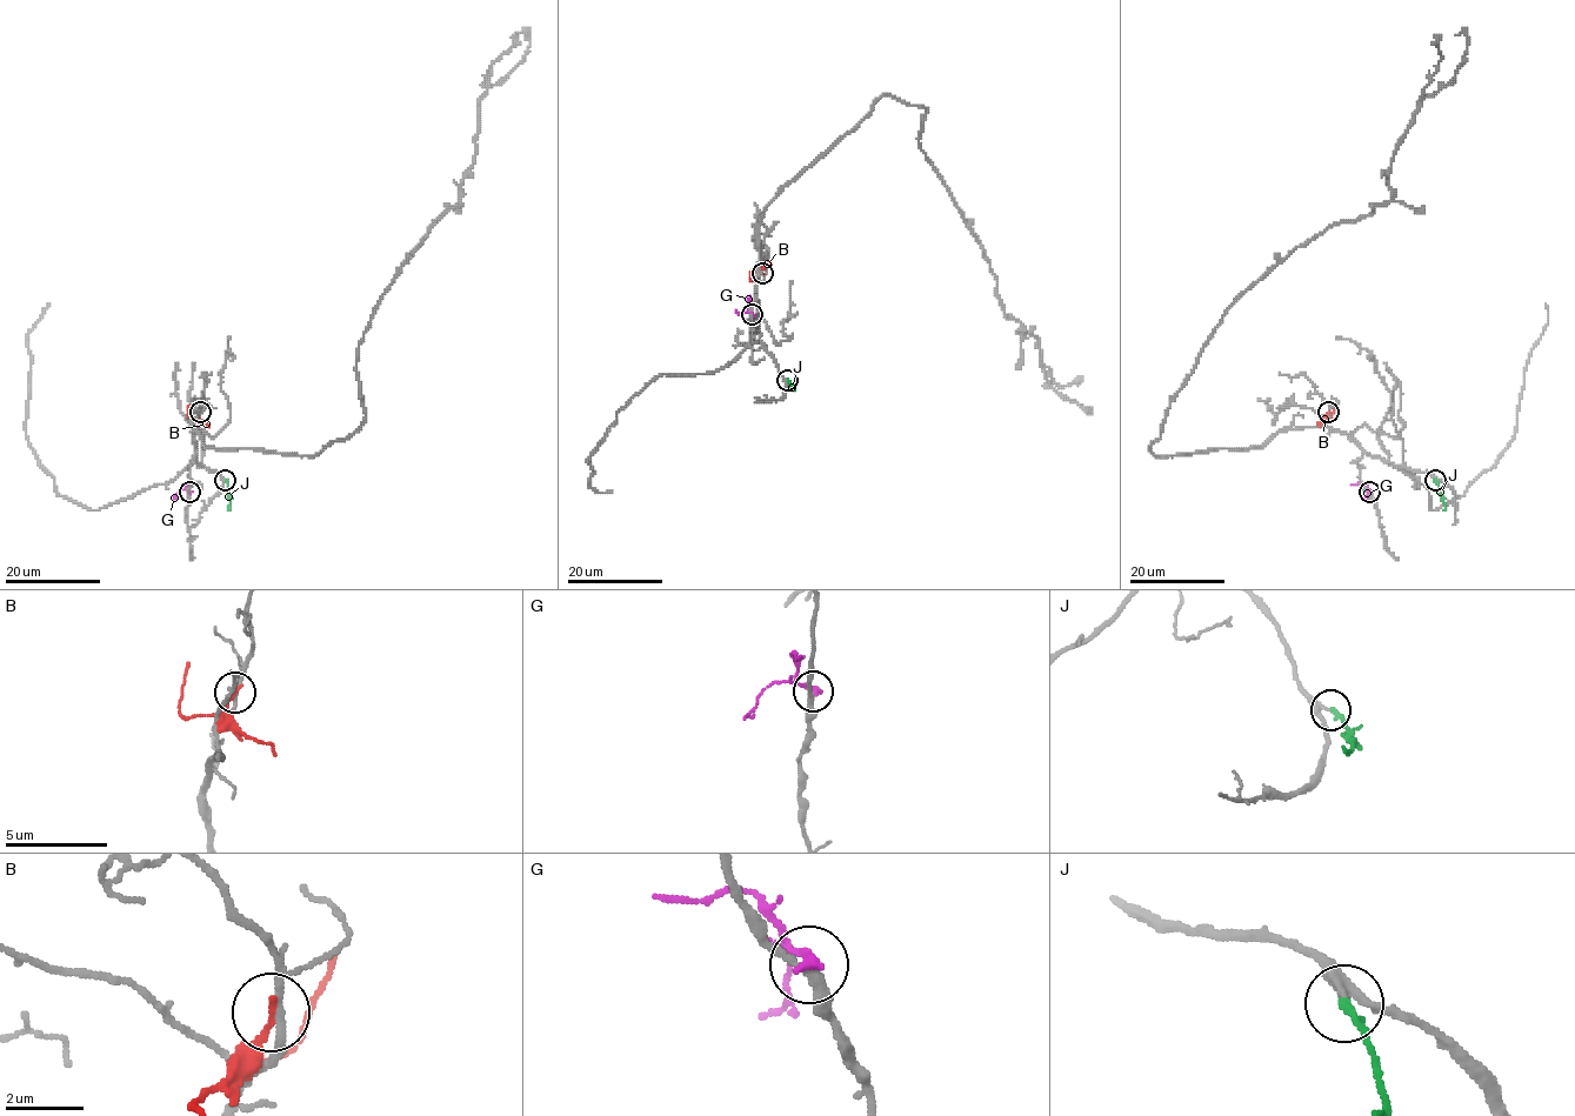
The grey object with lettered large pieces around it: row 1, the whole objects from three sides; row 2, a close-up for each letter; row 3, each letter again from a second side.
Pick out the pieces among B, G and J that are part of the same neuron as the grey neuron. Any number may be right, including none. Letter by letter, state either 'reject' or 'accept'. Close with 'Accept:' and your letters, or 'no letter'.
B: reject
G: reject
J: accept
Accept: J

